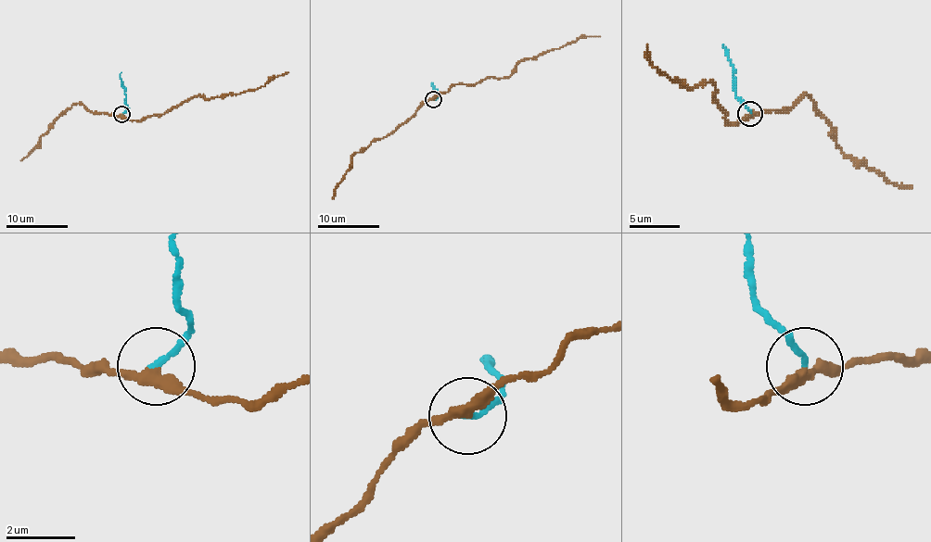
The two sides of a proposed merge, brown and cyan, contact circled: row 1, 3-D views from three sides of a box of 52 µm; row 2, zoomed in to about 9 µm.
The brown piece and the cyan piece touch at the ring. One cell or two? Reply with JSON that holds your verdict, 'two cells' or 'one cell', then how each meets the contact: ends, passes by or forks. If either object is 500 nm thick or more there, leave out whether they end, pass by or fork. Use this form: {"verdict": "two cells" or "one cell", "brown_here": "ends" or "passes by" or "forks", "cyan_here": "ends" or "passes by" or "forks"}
{"verdict": "two cells", "brown_here": "passes by", "cyan_here": "ends"}

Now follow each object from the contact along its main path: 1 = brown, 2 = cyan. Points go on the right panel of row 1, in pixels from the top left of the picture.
1: (750, 112), (740, 122), (728, 122), (713, 97), (713, 85), (687, 87), (669, 80), (650, 62), (647, 44)
2: (750, 112), (738, 97), (733, 65), (722, 44)

